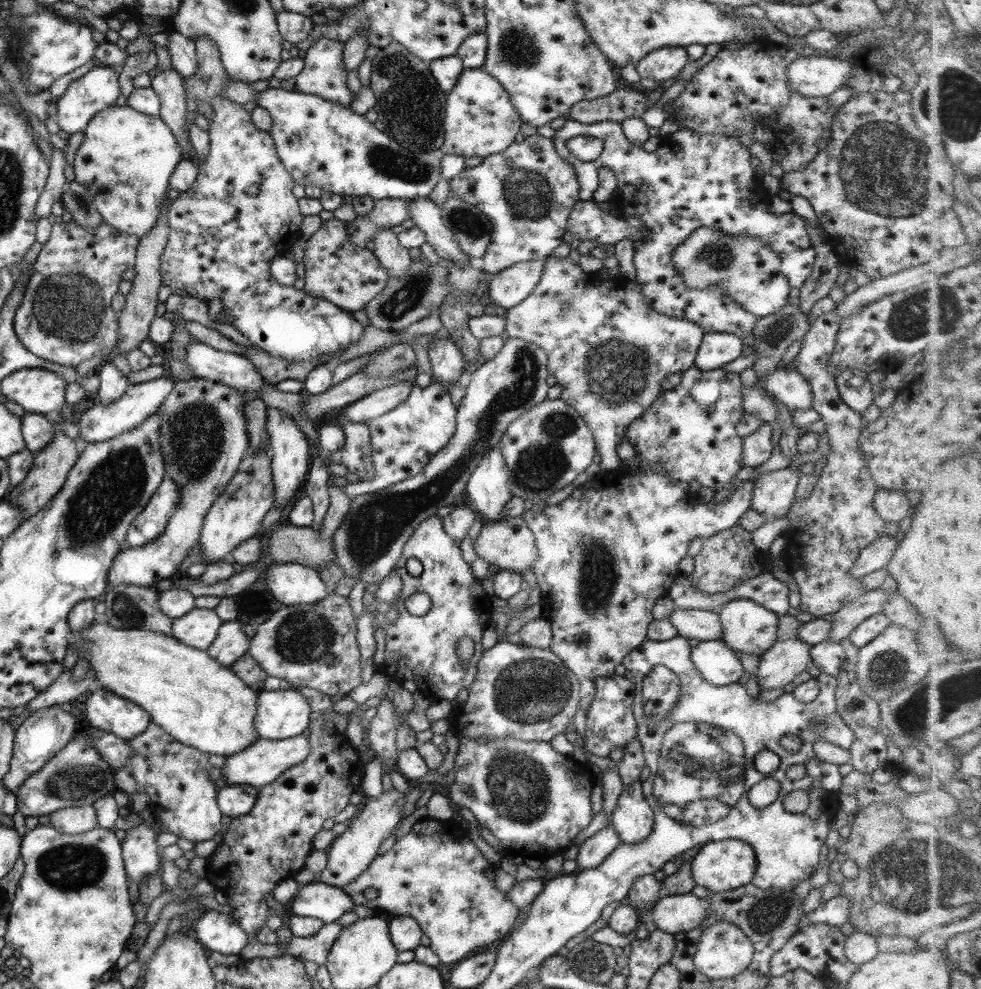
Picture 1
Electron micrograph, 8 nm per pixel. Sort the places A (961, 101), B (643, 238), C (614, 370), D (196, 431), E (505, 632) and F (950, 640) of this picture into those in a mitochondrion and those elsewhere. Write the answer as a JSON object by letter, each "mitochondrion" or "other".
{"A":"mitochondrion","B":"other","C":"mitochondrion","D":"mitochondrion","E":"other","F":"other"}

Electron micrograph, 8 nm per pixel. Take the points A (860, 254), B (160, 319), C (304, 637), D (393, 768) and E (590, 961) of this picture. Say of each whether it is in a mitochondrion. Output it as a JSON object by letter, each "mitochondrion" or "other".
{"A":"other","B":"other","C":"mitochondrion","D":"other","E":"mitochondrion"}

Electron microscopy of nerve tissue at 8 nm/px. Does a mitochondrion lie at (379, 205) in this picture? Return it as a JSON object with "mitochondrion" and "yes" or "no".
{"mitochondrion":"no"}

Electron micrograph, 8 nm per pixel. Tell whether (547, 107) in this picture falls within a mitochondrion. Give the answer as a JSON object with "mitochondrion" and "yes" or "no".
{"mitochondrion":"no"}

